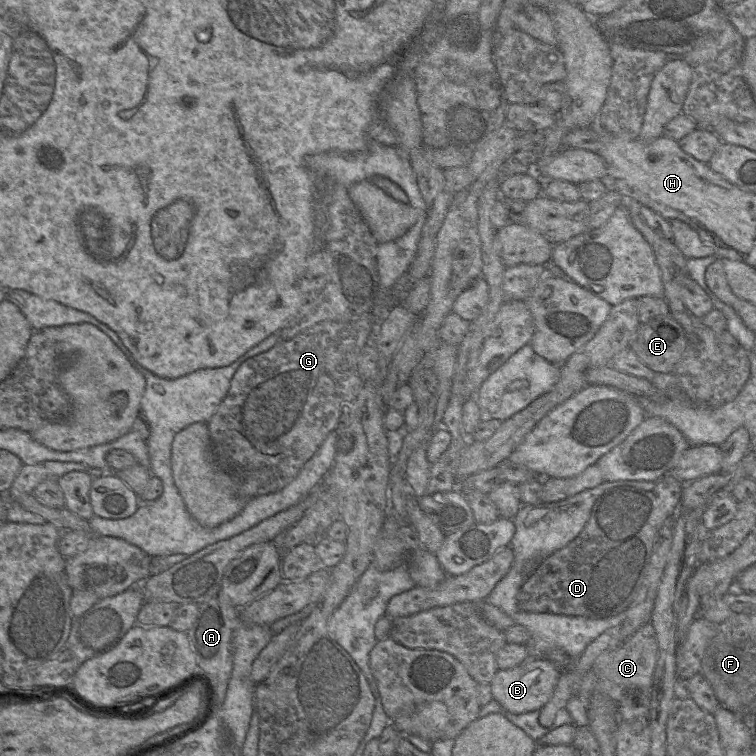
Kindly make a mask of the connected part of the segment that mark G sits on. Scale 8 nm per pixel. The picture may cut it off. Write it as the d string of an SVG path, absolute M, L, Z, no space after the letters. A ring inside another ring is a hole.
M372 313L351 321L322 321L292 339L244 361L235 372L227 395L207 421L211 461L236 482L238 495L251 499L283 489L315 454L330 432L336 430L341 403L353 400L365 380L357 370L359 354L370 342L378 321Z

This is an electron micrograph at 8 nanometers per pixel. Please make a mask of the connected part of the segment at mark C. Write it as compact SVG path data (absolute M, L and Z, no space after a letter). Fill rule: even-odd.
M650 621L635 631L621 646L615 649L607 649L601 653L590 670L583 673L575 670L562 671L549 701L540 709L538 719L540 725L550 726L557 711L565 708L568 700L575 696L588 698L590 694L599 692L609 696L616 703L620 703L630 692L642 692L649 695L650 699L657 650L656 633Z

